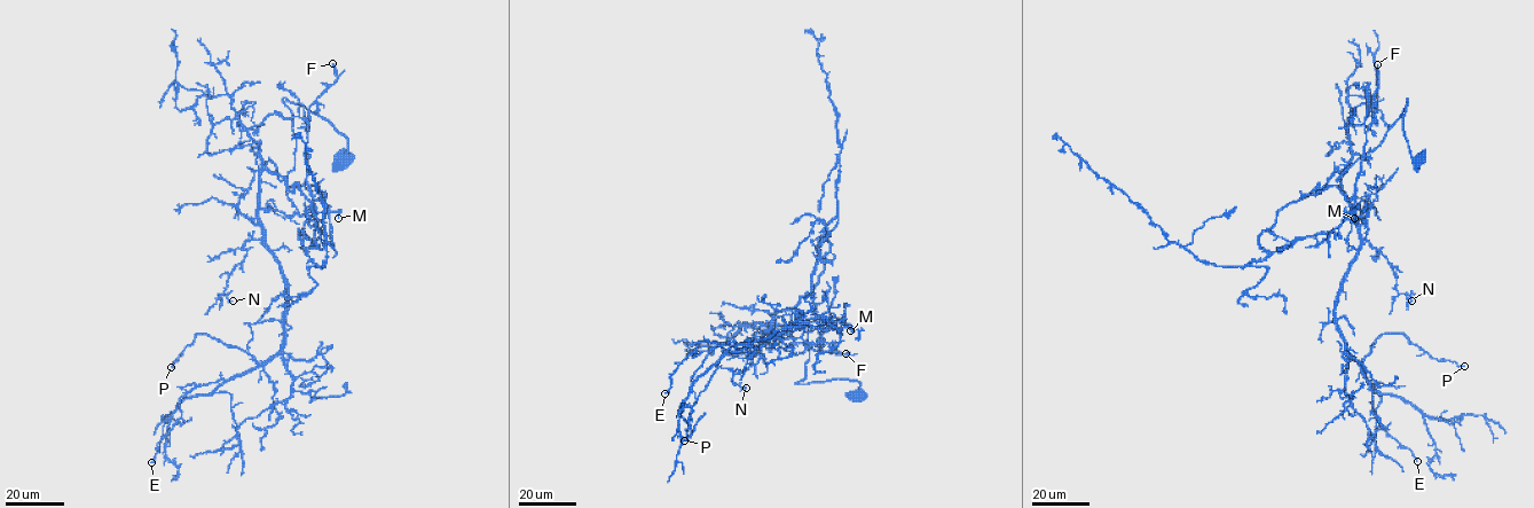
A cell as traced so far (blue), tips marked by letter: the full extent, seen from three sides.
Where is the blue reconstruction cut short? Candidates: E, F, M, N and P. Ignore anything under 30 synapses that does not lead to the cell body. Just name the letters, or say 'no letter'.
no letter

